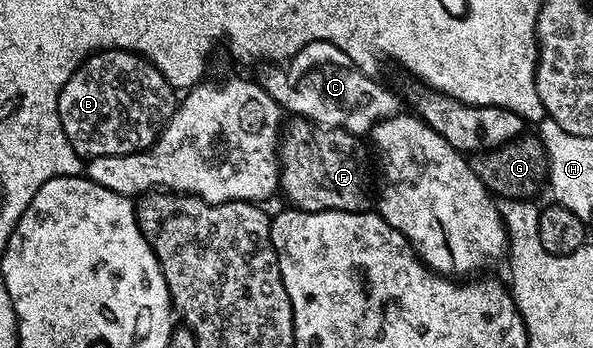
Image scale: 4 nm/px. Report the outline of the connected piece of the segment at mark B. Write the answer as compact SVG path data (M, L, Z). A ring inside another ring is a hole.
M102 50L85 58L60 90L60 123L76 153L81 156L98 154L134 154L147 150L164 129L173 109L172 86L147 58L130 50Z

